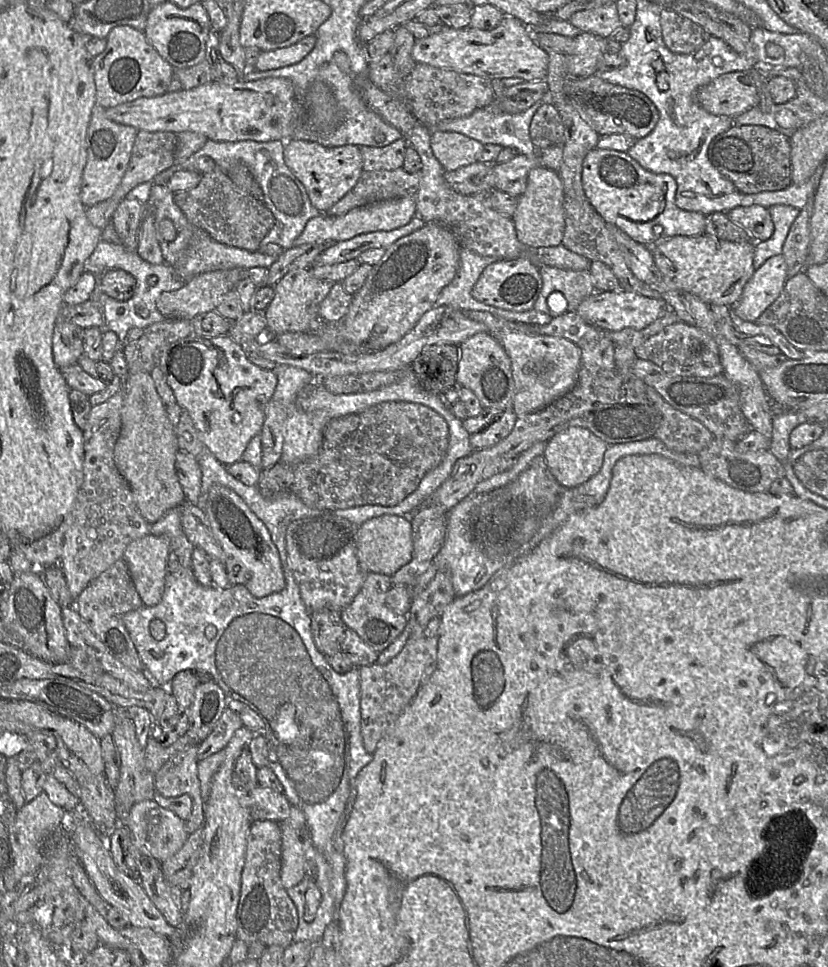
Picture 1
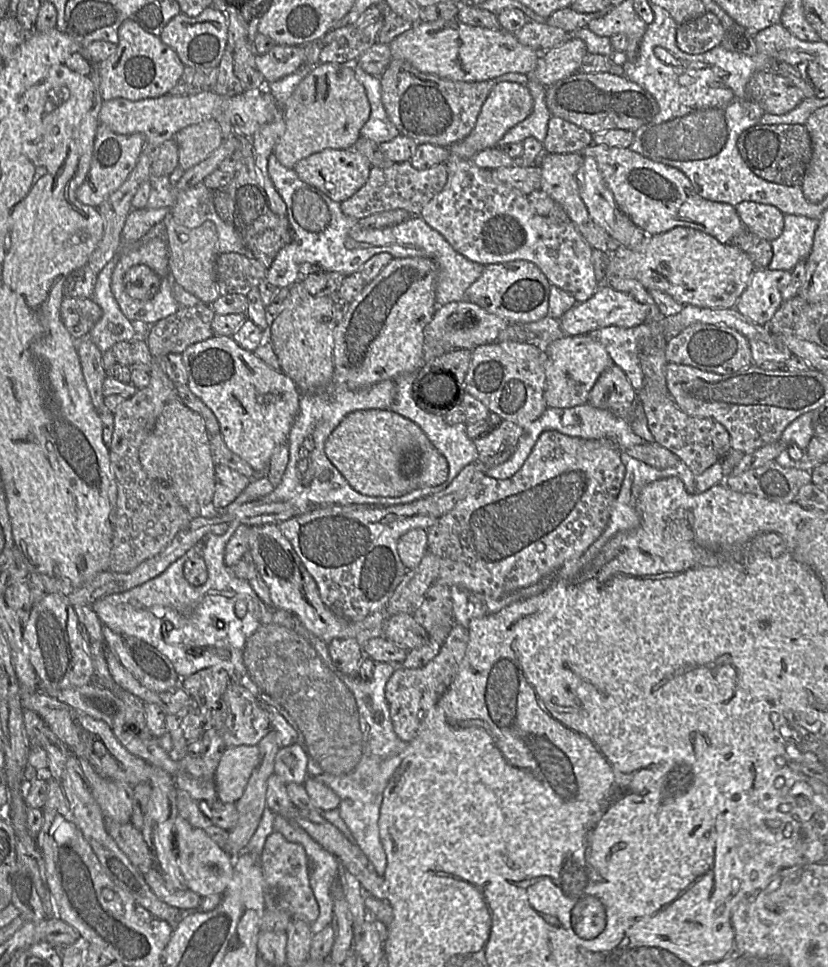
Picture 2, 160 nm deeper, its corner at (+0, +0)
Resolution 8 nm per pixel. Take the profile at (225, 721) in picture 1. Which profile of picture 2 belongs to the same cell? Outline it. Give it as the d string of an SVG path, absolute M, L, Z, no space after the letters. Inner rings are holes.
M233 682L223 698L230 708L223 735L227 747L256 745L272 730L268 711L244 686Z

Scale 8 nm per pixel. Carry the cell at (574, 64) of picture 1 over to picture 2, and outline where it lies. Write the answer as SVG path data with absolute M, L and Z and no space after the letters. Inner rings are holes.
M578 38L566 42L540 54L536 67L528 74L545 87L580 71L583 58L588 54L586 44Z

